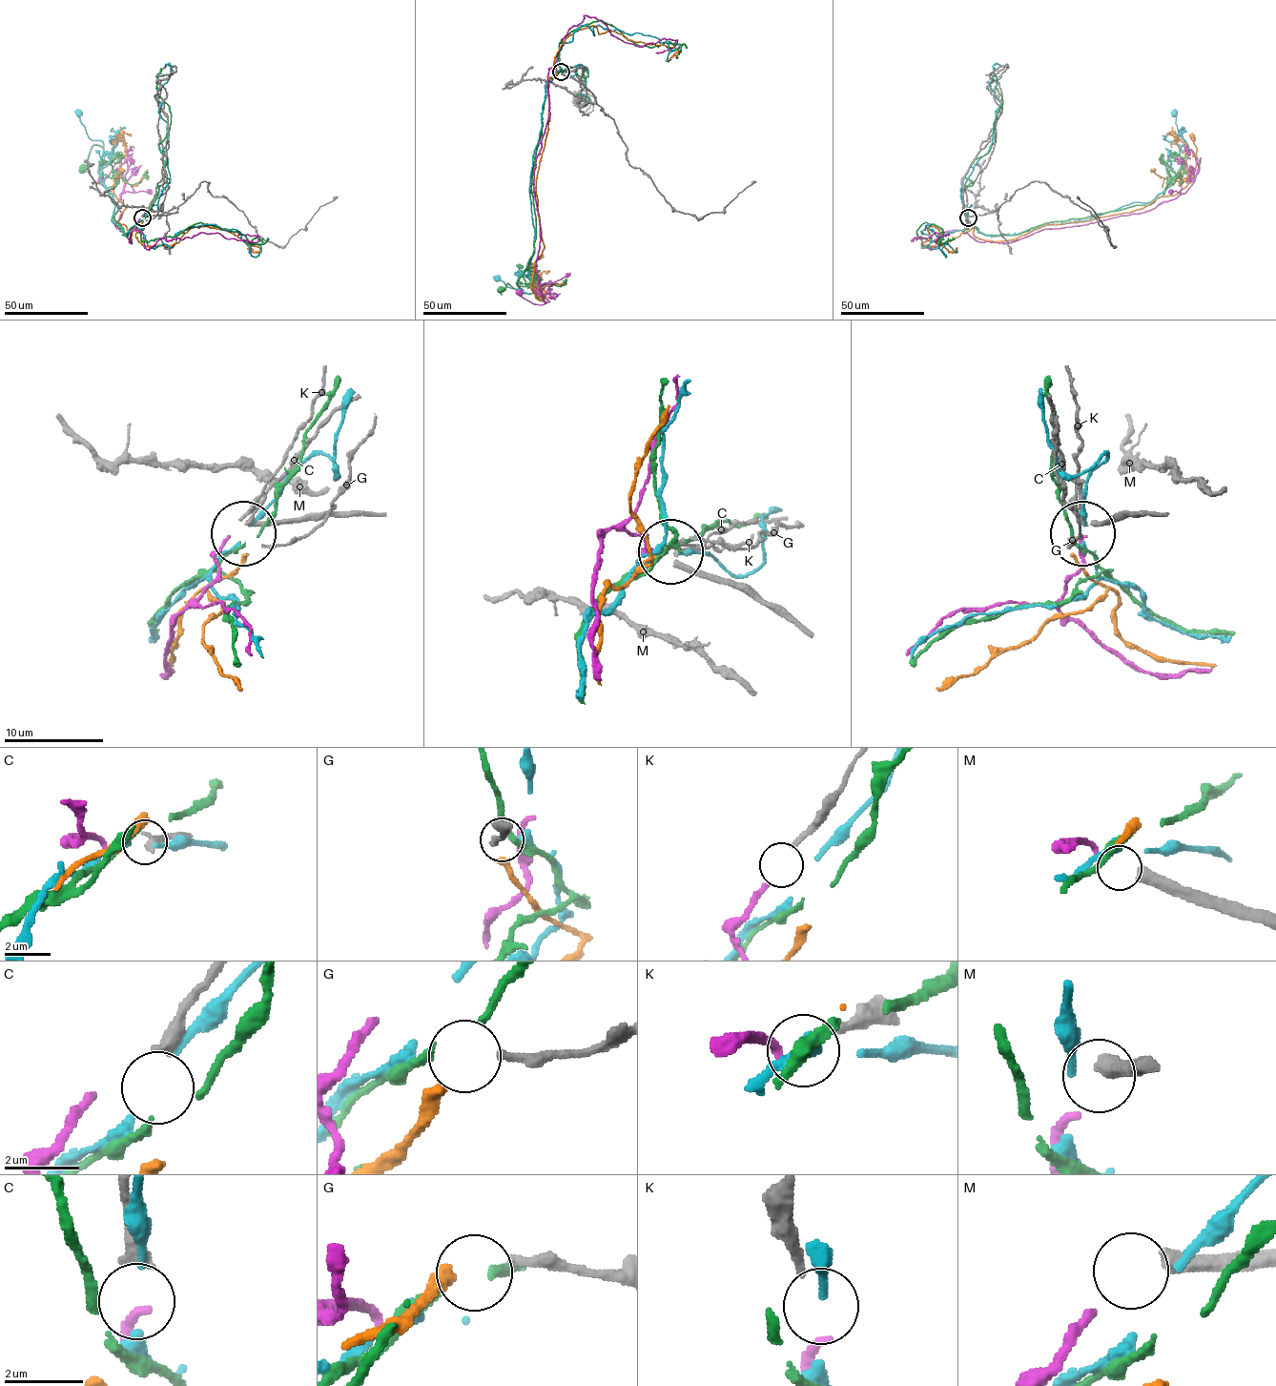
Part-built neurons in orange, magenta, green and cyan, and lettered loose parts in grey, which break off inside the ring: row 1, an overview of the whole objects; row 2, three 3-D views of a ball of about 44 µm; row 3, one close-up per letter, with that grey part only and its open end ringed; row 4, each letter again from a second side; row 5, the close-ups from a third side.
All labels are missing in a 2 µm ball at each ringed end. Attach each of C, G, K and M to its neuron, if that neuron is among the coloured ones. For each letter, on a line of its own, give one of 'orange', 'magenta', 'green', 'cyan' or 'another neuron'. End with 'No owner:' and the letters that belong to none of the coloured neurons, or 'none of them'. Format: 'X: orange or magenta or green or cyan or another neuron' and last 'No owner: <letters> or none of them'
C: another neuron
G: another neuron
K: another neuron
M: another neuron
No owner: C, G, K, M

